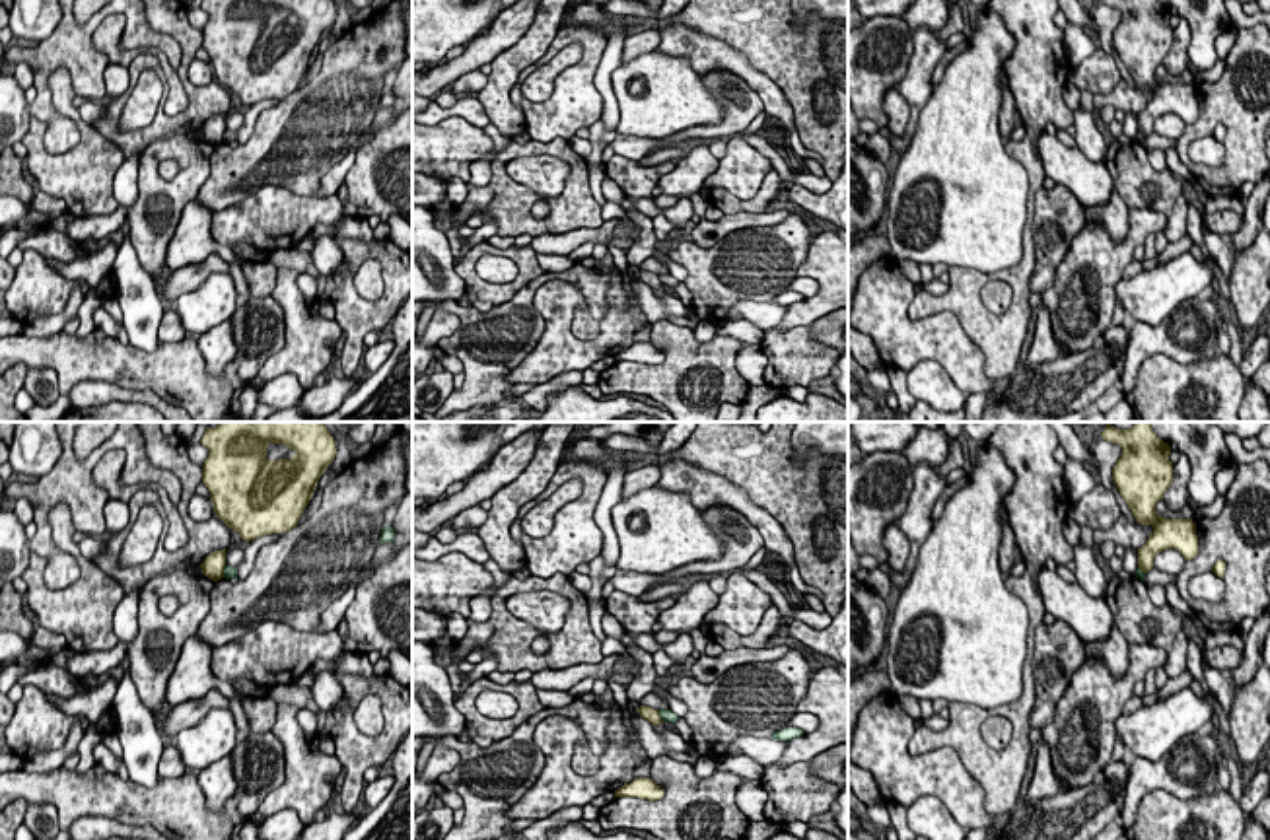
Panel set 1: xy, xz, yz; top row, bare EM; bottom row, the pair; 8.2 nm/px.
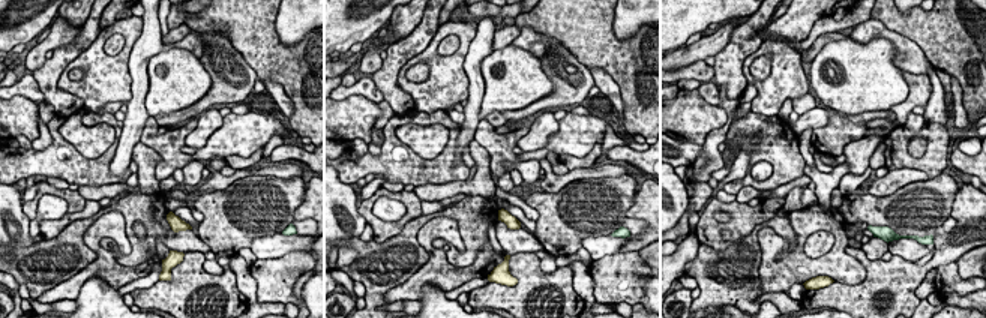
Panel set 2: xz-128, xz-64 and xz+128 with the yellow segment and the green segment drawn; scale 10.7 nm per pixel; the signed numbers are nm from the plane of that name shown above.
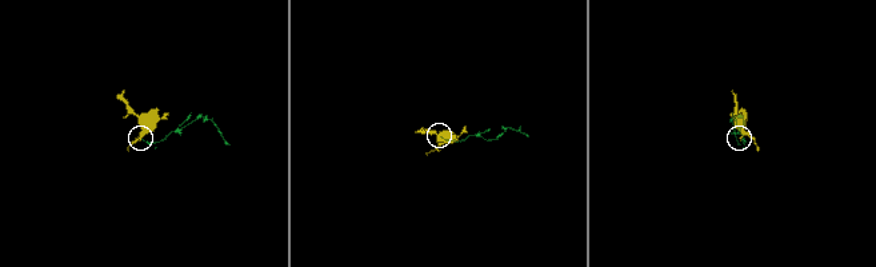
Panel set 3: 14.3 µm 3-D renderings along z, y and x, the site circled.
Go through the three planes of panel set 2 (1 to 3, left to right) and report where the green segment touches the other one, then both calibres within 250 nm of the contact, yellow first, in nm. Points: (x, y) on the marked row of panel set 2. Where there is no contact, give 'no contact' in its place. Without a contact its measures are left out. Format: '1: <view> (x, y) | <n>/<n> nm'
1: no contact
2: no contact
3: no contact

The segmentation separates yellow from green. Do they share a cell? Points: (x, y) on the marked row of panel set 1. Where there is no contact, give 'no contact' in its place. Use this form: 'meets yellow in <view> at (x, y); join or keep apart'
meets yellow in xy at (222, 572); keep apart

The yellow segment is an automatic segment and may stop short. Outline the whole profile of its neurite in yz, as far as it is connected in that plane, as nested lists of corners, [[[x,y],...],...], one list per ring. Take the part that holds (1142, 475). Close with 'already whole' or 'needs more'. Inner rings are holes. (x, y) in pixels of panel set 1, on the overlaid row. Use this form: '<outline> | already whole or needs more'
[[[1136,422],[1128,430],[1107,424],[1101,438],[1122,447],[1122,455],[1112,467],[1114,484],[1136,521],[1153,527],[1146,544],[1138,548],[1138,568],[1147,574],[1153,558],[1167,548],[1179,550],[1184,560],[1196,558],[1196,523],[1165,519],[1155,509],[1173,482],[1169,443],[1155,436],[1149,422]]] | already whole

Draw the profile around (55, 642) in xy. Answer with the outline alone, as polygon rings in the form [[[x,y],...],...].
[[[39,626],[33,632],[31,644],[43,649],[51,651],[51,657],[56,653],[62,653],[64,649],[68,649],[68,642],[62,634],[58,632],[49,632],[47,628]]]

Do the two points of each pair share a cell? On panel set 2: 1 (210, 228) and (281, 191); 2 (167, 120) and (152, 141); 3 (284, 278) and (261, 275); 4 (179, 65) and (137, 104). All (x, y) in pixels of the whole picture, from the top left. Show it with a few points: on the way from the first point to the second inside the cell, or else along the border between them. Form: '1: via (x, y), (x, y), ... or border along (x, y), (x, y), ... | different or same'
1: via (228, 224), (239, 213), (254, 206), (263, 206) | same
2: border along (153, 117), (159, 125) | different
3: via (278, 278), (267, 275) | same
4: border along (150, 60), (147, 65), (147, 116) | different

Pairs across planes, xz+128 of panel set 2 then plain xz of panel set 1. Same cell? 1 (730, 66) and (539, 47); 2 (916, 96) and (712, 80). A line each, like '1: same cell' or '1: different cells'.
1: same cell
2: same cell

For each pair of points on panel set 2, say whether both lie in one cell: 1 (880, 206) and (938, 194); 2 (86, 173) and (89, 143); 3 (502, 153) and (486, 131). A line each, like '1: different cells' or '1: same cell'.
1: same cell
2: different cells
3: same cell

